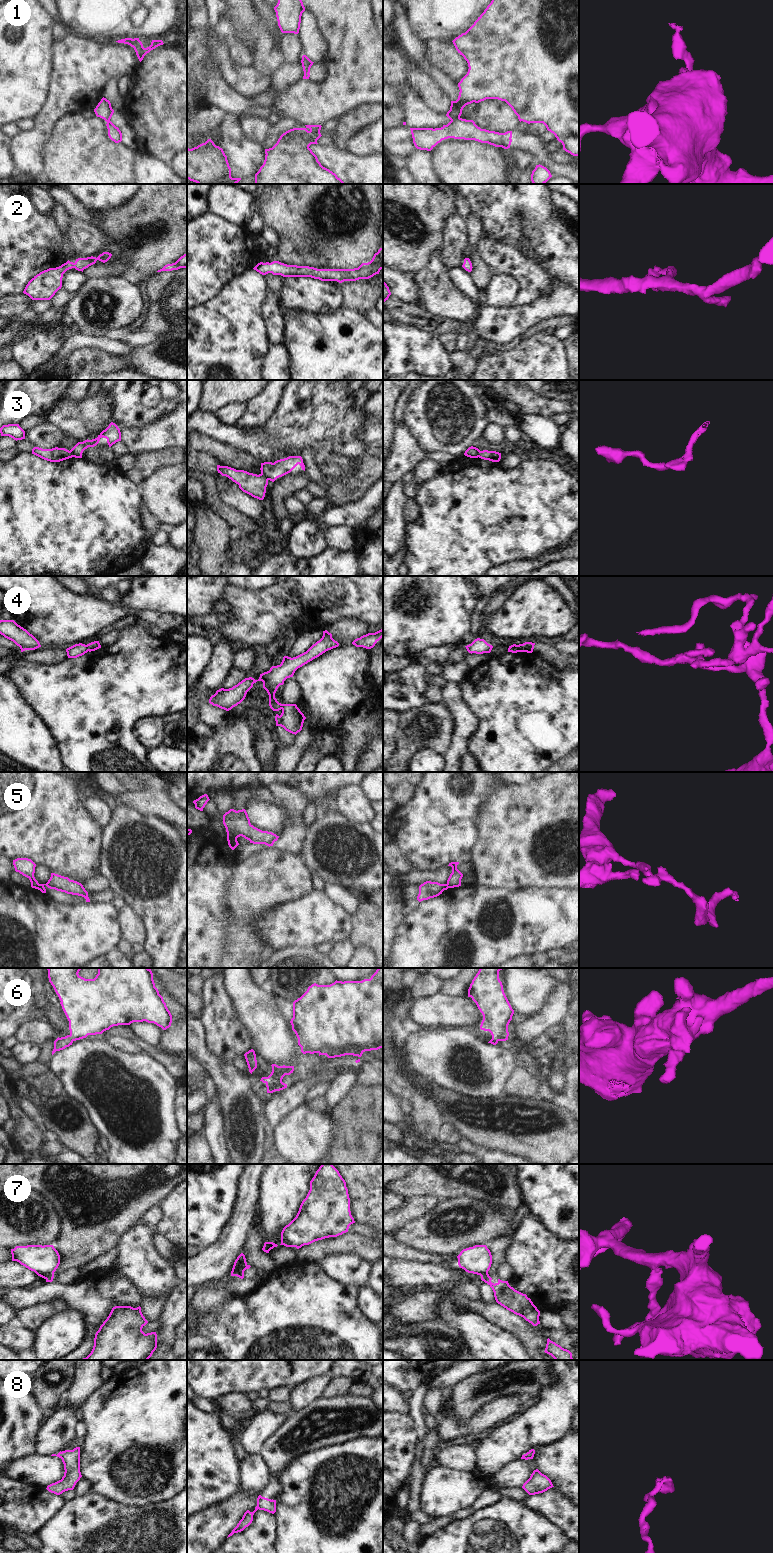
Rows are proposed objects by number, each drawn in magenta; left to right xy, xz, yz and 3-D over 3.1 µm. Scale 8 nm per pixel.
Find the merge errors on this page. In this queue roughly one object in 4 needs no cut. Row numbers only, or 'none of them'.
1, 3, 4, 5, 7

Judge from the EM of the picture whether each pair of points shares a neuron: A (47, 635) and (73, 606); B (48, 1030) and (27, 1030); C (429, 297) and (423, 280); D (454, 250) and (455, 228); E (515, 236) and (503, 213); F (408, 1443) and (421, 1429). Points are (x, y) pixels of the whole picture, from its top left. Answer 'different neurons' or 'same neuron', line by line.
A: same neuron
B: same neuron
C: same neuron
D: same neuron
E: same neuron
F: different neurons

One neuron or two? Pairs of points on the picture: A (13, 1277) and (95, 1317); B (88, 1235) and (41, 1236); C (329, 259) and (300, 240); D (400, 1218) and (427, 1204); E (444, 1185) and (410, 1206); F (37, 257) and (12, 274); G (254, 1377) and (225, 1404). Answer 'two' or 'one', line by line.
A: two
B: two
C: one
D: one
E: two
F: one
G: two

